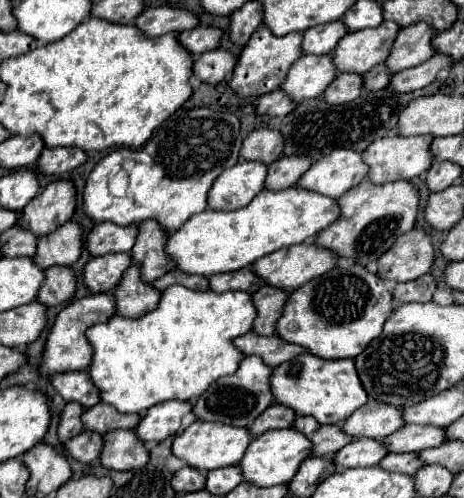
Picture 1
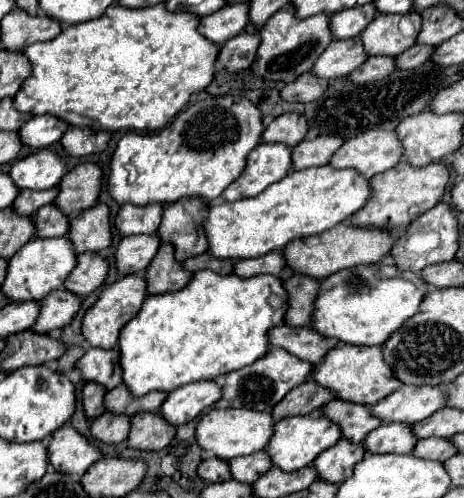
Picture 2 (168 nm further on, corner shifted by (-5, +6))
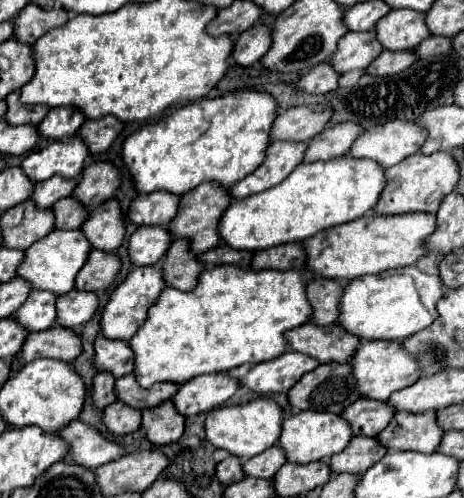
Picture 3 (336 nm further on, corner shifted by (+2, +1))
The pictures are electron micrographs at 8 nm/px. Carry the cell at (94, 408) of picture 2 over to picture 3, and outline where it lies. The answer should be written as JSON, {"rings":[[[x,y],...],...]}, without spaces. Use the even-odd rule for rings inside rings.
{"rings":[[[97,374],[93,378],[93,388],[91,388],[91,396],[93,396],[93,404],[97,410],[103,410],[107,408],[109,404],[113,404],[117,398],[115,398],[115,392],[113,392],[113,382],[115,378],[111,374]]]}

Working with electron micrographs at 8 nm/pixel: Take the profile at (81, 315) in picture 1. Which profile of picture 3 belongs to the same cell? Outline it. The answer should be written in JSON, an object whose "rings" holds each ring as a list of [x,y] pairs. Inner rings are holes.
{"rings":[[[147,266],[147,268],[135,268],[109,296],[109,302],[103,308],[101,314],[101,336],[109,340],[129,340],[137,328],[143,324],[145,314],[149,306],[157,300],[161,290],[165,288],[165,282],[161,278],[161,268],[159,266]]]}

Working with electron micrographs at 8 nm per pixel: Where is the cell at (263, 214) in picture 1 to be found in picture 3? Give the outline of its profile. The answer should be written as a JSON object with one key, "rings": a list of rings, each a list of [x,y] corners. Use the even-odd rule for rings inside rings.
{"rings":[[[339,156],[327,162],[299,164],[281,184],[243,198],[233,200],[219,218],[219,236],[233,250],[267,250],[279,244],[301,242],[321,230],[351,222],[367,214],[385,186],[383,168],[373,160],[355,160]]]}

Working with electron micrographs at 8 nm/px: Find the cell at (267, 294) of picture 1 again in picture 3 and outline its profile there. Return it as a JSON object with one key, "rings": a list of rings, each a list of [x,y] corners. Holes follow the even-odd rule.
{"rings":[[[315,276],[307,282],[305,292],[307,292],[309,304],[313,306],[313,314],[309,322],[317,326],[335,324],[339,316],[339,298],[343,292],[343,284],[329,280],[329,278]]]}

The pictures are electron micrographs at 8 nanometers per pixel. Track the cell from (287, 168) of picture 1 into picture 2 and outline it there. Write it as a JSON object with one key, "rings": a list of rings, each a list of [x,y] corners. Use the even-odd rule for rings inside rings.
{"rings":[[[320,135],[316,139],[304,139],[300,145],[294,147],[292,169],[306,169],[306,167],[316,167],[330,163],[332,155],[342,147],[344,139],[336,135]]]}

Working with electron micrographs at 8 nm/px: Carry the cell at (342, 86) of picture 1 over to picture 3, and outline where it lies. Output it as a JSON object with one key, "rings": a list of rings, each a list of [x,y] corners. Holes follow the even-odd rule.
{"rings":[[[383,50],[365,70],[369,76],[393,76],[405,68],[409,68],[415,62],[413,52],[389,52]]]}

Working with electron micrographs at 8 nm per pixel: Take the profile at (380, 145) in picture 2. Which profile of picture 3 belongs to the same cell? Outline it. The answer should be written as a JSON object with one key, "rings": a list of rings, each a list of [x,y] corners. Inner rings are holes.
{"rings":[[[389,120],[373,130],[367,130],[353,142],[349,158],[369,158],[381,168],[389,168],[419,152],[427,132],[411,120]]]}

